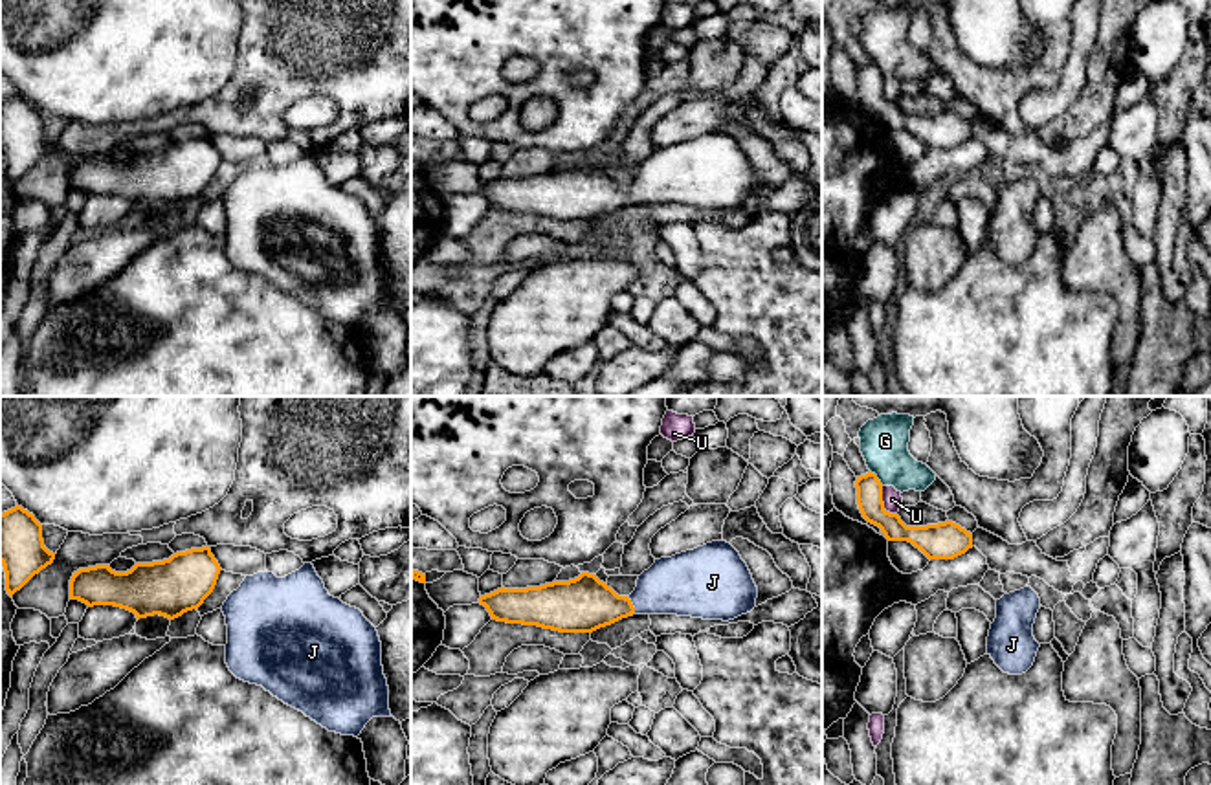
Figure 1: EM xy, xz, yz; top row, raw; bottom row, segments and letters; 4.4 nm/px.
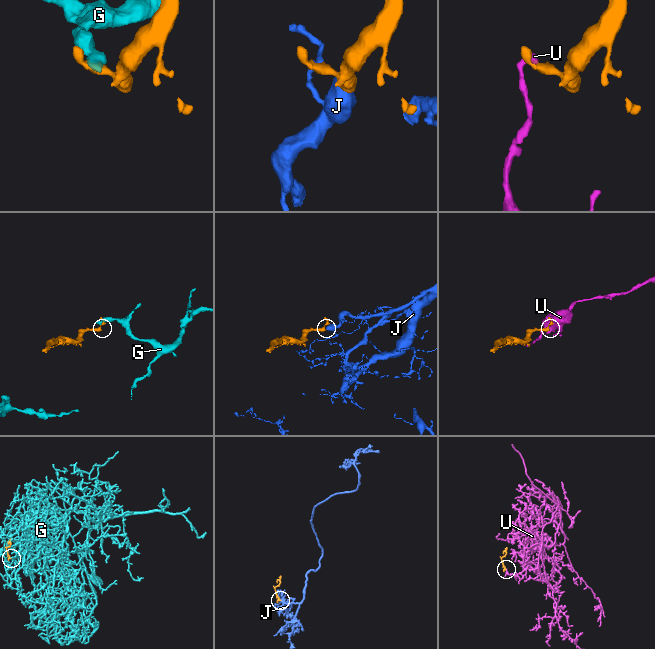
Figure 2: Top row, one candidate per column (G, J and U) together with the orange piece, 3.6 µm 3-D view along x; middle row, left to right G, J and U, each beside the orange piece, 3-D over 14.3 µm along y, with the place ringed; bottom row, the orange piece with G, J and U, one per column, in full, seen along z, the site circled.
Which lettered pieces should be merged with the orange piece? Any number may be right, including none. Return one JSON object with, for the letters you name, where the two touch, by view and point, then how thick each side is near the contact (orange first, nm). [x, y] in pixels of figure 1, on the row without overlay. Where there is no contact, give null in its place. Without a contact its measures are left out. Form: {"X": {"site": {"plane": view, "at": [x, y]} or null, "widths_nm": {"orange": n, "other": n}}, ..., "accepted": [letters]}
{"J": {"site": {"plane": "xz", "at": [632, 195]}, "widths_nm": {"orange": 240, "other": 260}}, "accepted": ["J"]}

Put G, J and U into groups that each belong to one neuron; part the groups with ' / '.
G / J / U

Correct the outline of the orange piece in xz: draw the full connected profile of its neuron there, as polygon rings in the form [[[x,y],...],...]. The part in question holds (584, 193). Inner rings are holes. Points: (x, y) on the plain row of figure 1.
[[[712,130],[672,147],[655,149],[629,185],[618,185],[594,163],[527,178],[497,178],[479,187],[492,209],[538,215],[560,222],[593,222],[633,204],[677,204],[703,209],[734,209],[756,196],[758,176],[739,141],[727,130]]]

